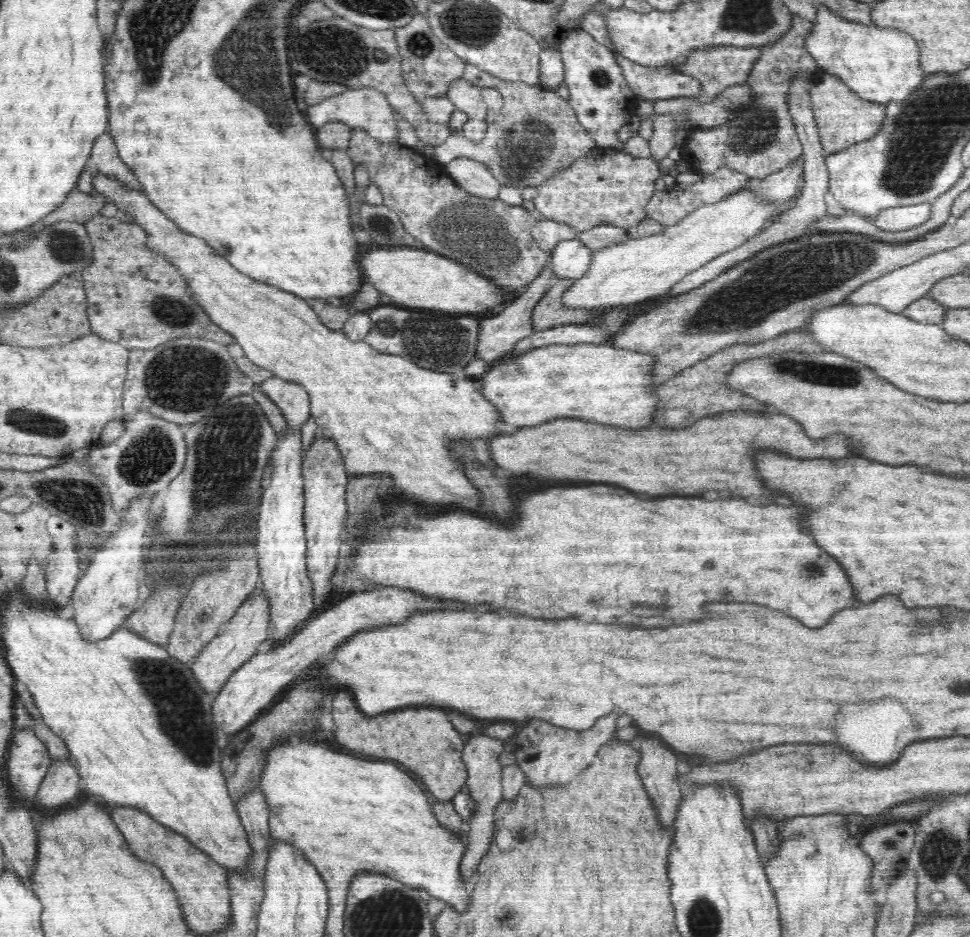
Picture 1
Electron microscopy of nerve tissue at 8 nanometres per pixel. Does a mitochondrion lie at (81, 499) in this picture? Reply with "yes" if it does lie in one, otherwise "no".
yes

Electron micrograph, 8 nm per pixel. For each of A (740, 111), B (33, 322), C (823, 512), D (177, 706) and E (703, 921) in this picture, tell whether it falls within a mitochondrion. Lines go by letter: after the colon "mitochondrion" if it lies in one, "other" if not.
A: mitochondrion
B: other
C: other
D: mitochondrion
E: mitochondrion

